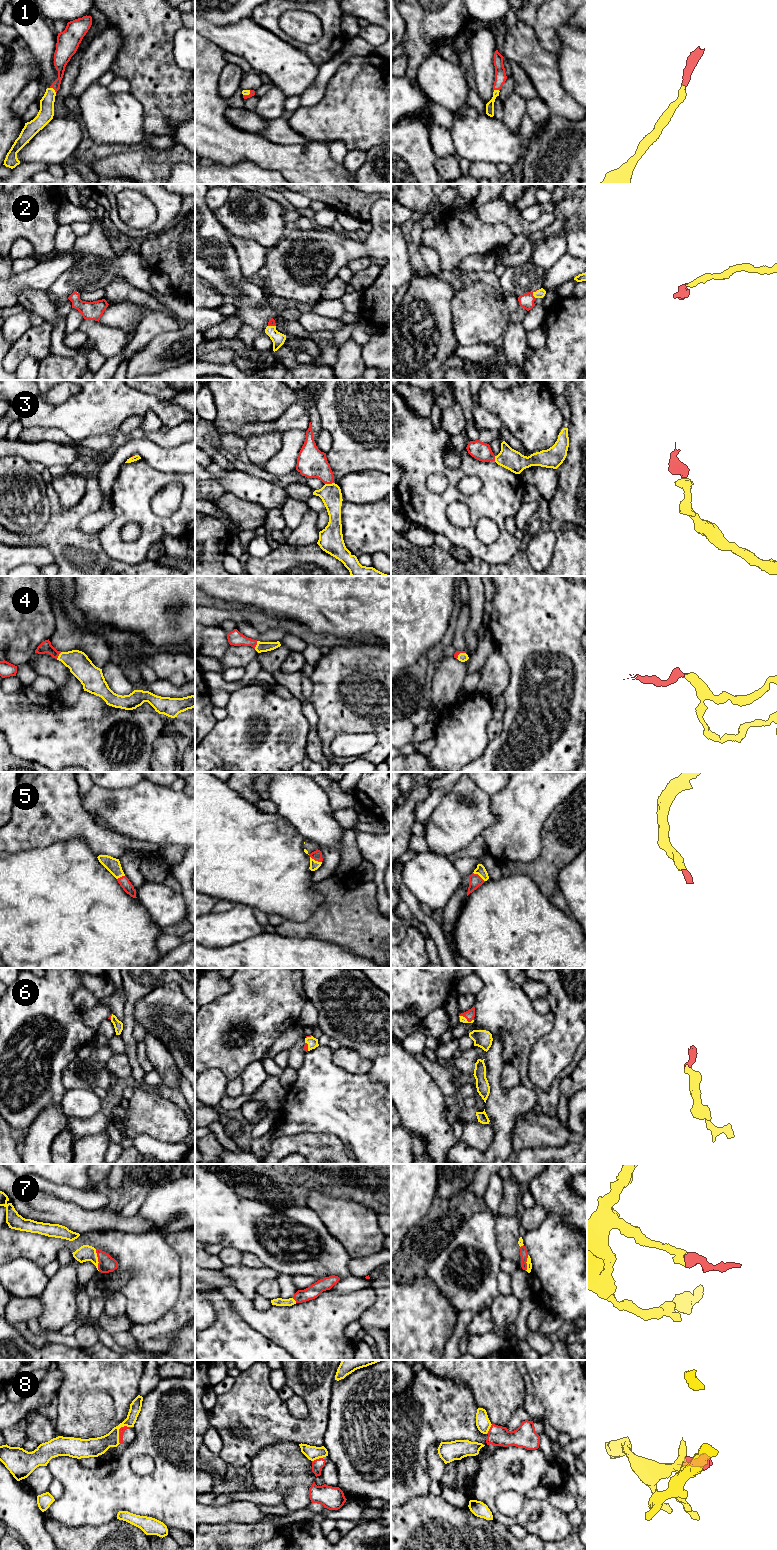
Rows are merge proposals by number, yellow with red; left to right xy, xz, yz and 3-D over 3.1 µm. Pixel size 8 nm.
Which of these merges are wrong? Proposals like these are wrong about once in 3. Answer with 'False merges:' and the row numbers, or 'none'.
False merges: 8

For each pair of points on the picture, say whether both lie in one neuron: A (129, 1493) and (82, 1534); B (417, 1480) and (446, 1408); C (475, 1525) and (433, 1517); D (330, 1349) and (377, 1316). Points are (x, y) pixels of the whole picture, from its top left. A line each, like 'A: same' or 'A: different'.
A: different
B: same
C: same
D: different

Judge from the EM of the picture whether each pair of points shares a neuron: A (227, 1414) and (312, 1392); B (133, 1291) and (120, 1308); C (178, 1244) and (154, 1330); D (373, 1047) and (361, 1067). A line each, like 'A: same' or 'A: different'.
A: same
B: different
C: same
D: different

